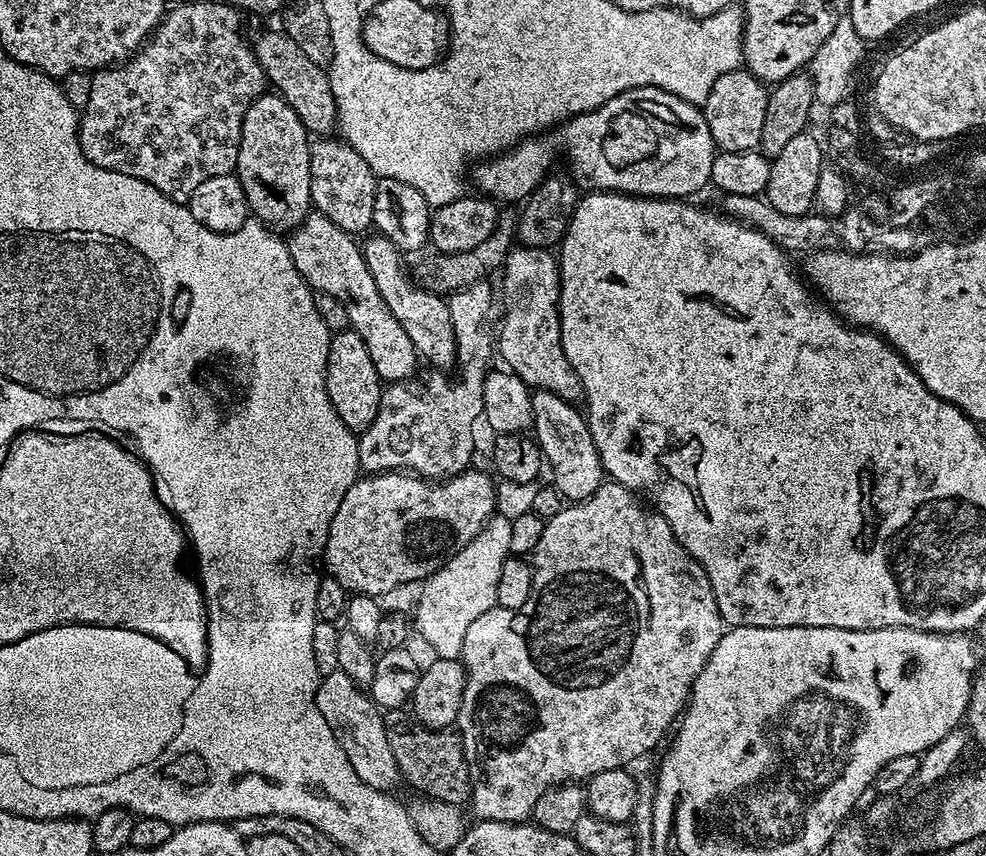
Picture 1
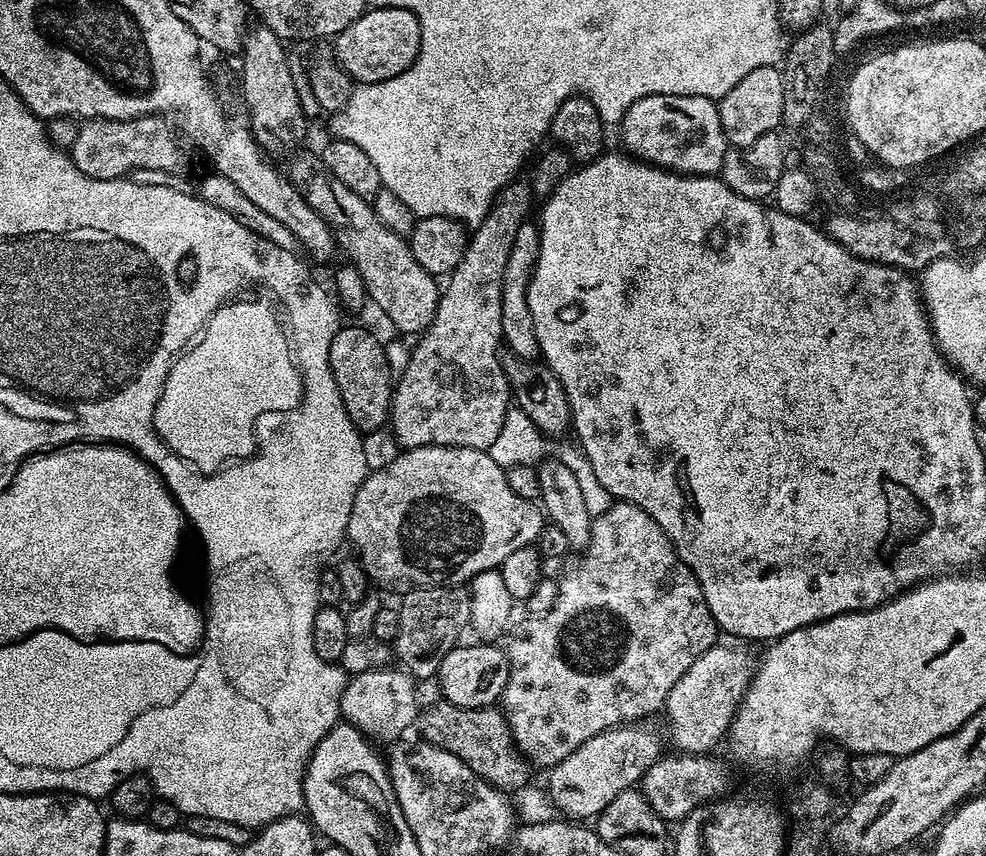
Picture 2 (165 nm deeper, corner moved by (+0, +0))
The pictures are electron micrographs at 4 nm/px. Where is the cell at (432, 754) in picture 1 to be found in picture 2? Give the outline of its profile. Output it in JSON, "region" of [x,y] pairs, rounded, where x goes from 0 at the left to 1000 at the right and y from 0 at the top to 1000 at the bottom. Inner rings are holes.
{"region":[[[453,820],[427,826],[422,838],[421,849],[426,850],[426,860],[439,875],[460,881],[485,909],[489,909],[506,925],[521,928],[527,921],[537,919],[535,905],[542,902],[541,894],[523,874],[517,848],[506,826],[470,827]]]}

